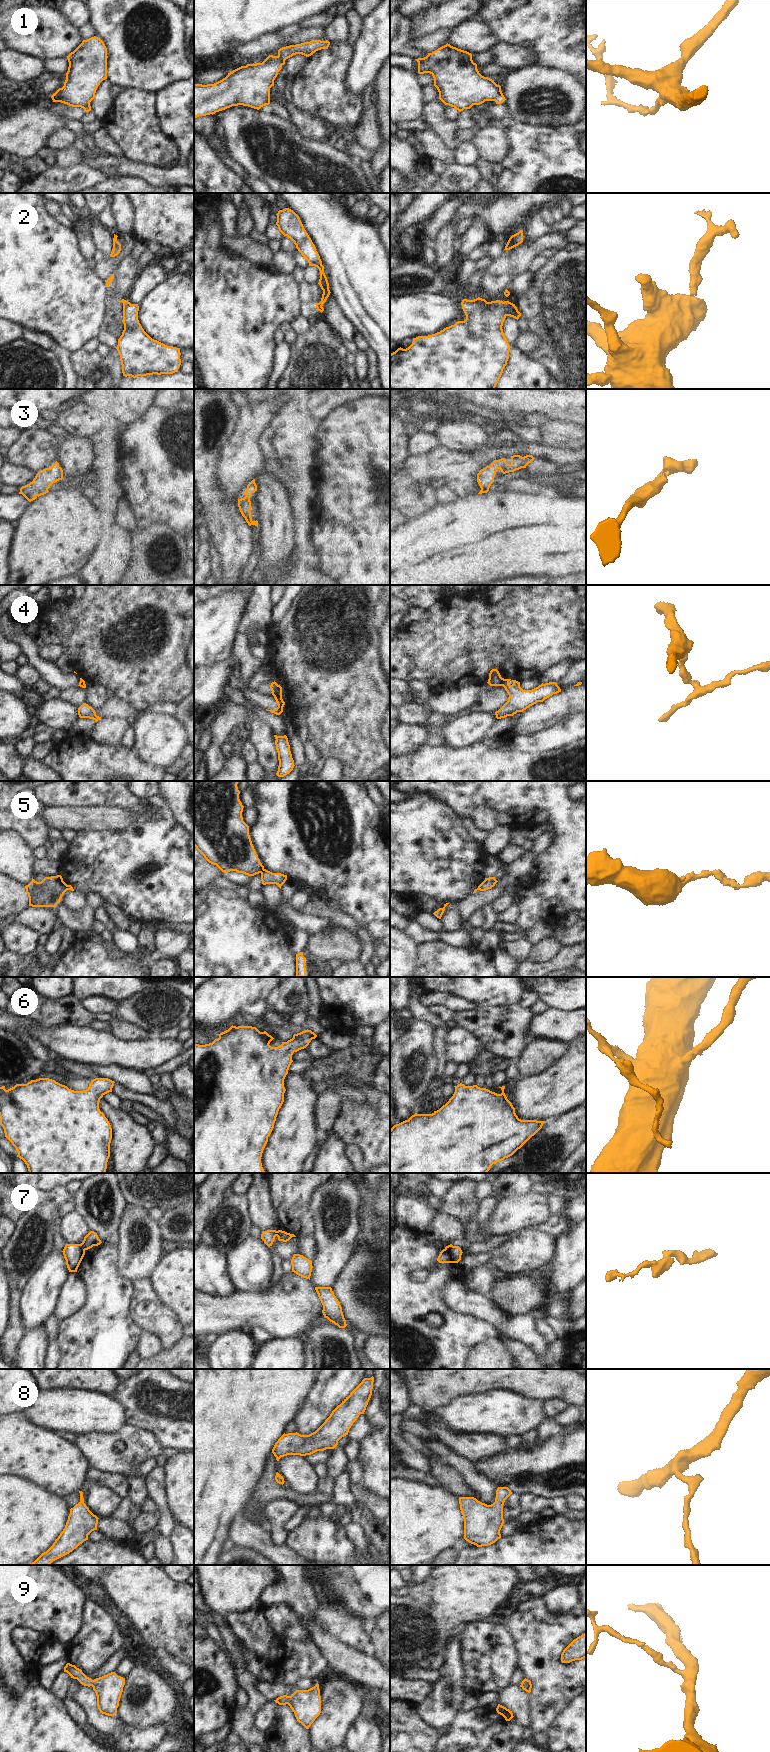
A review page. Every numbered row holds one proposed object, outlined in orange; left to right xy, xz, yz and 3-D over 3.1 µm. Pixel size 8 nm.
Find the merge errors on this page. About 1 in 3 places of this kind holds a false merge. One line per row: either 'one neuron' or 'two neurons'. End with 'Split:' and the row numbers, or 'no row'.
1: two neurons
2: two neurons
3: one neuron
4: two neurons
5: one neuron
6: one neuron
7: two neurons
8: one neuron
9: one neuron
Split: 1, 2, 4, 7

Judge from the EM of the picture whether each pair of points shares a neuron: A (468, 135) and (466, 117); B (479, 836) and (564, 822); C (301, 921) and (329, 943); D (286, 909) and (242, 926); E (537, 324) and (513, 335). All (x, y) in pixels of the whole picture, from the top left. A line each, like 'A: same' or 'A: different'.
A: different
B: different
C: different
D: different
E: different

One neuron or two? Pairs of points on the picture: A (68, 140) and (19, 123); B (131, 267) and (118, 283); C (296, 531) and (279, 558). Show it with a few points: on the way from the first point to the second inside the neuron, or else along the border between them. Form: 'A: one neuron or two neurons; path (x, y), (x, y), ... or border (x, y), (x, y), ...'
A: two neurons; border (64, 126), (58, 127), (46, 139), (45, 146)
B: one neuron; path (127, 271), (122, 279)
C: one neuron; path (289, 538), (280, 547), (279, 551)

